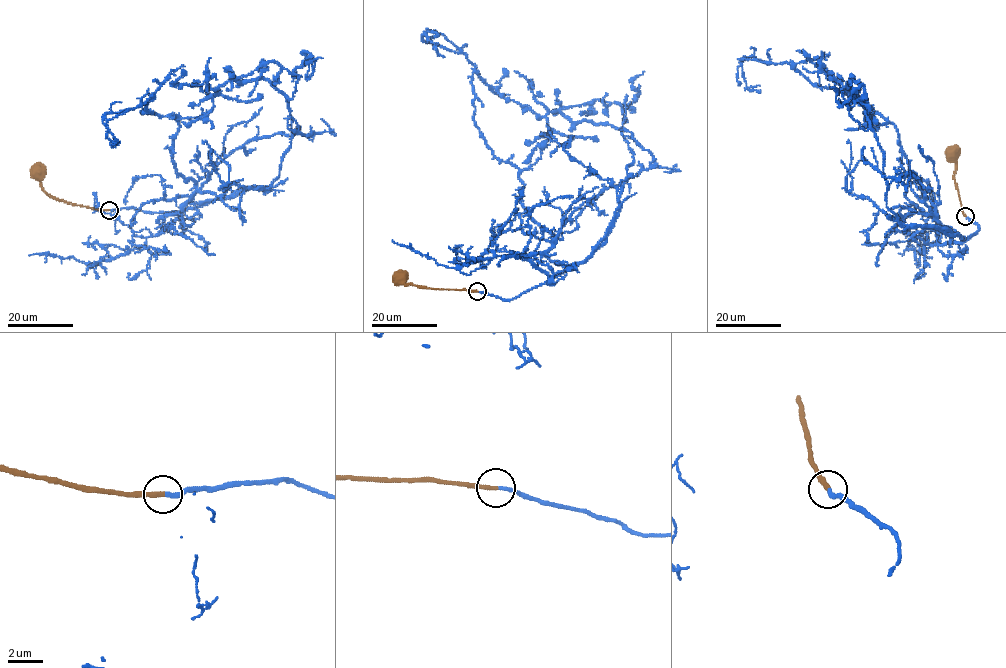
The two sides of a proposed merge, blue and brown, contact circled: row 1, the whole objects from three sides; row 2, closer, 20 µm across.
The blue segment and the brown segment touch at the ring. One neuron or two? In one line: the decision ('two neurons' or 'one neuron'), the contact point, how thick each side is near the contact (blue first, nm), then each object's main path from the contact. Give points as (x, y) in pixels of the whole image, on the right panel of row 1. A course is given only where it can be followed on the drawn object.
one neuron; place (965, 216); calibres 240 and 280 nm; course blue (965, 216), (964, 241), (893, 124), (864, 120), (846, 90), (863, 85), (840, 106), (831, 88); course brown (965, 216), (954, 175), (956, 163), (949, 155)

